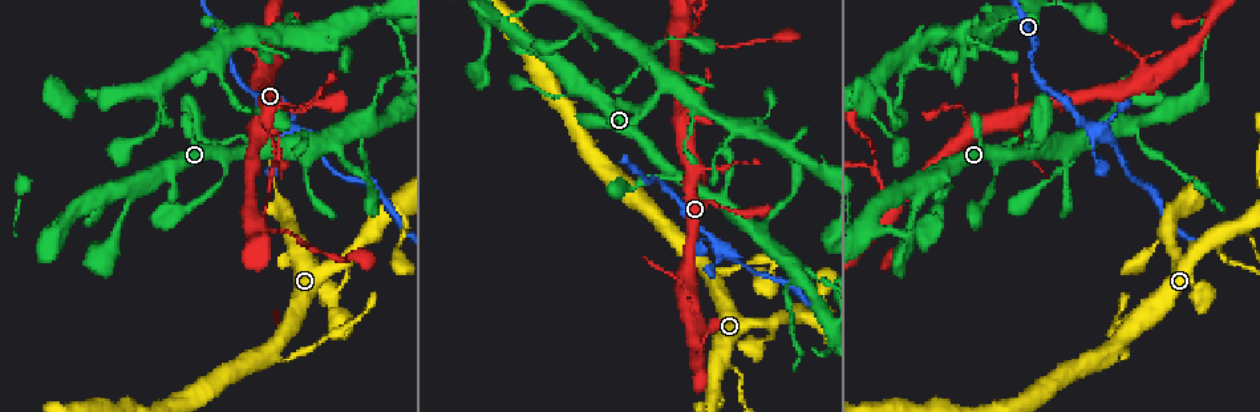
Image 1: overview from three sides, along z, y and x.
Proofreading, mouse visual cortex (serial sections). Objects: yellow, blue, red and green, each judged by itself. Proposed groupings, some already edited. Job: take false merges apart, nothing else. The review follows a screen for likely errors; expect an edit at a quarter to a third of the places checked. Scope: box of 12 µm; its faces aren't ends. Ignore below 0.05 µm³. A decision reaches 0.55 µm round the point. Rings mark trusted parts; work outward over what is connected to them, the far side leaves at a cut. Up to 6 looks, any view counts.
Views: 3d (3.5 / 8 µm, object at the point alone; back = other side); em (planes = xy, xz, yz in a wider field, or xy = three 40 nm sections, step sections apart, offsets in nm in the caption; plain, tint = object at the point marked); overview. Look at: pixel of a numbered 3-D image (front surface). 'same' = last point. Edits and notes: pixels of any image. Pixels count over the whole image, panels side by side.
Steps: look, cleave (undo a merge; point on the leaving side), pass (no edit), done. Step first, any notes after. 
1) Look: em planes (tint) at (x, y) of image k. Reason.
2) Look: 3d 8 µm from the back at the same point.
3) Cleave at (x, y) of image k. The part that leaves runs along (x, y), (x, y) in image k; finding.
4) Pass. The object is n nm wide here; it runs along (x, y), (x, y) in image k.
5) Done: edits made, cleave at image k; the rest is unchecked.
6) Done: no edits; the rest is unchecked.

Look: 3d 3.5 µm at (285, 230) of image 1. Calibre changes.

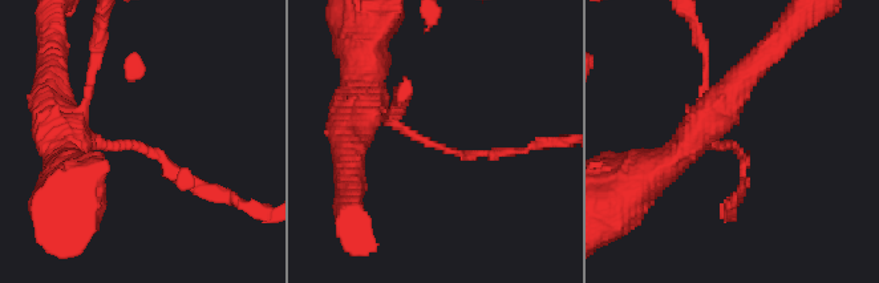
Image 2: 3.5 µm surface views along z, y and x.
Look: em xy step 5 (tint) at (729, 147) of image 2. The arms are 100, 300 nm wide; need the tissue.

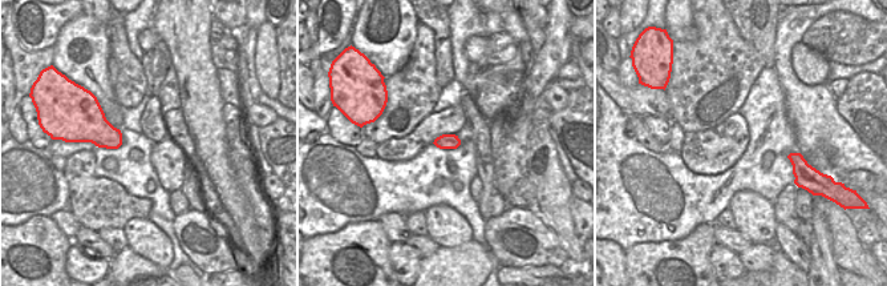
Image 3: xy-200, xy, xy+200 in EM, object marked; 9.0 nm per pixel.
Pass. It runs along (65, 117), (85, 142), (142, 146), (203, 190) in image 2; all the same cell.

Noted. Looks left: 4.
Look: 3d 3.5 µm at (874, 171) of image 1. A fork.

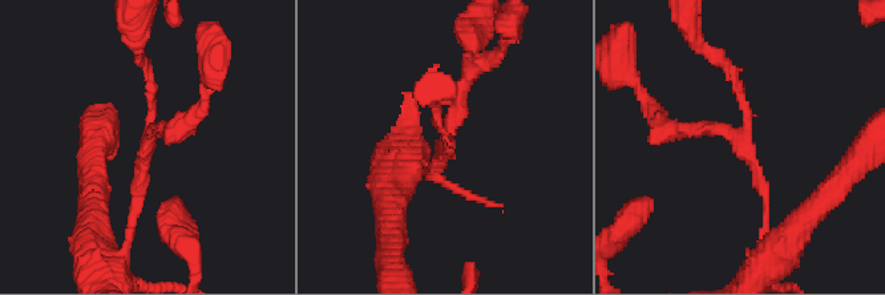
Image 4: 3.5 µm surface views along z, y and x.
Look: em xy step 3 (tint) at (147, 140) of image 4. 3 arms meet here; the arms are 100, 100, 200 nm wide; shape alone is not enough.

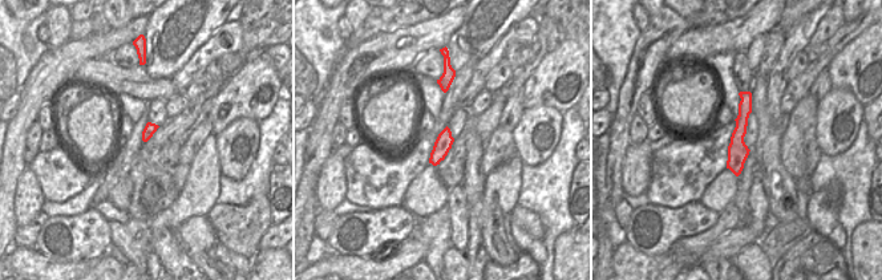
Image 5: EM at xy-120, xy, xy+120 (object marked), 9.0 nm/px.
Pass. One cell here.

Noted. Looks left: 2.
Look: 3d 3.5 µm at (1089, 127) of image 1. Two arms in line, one across.

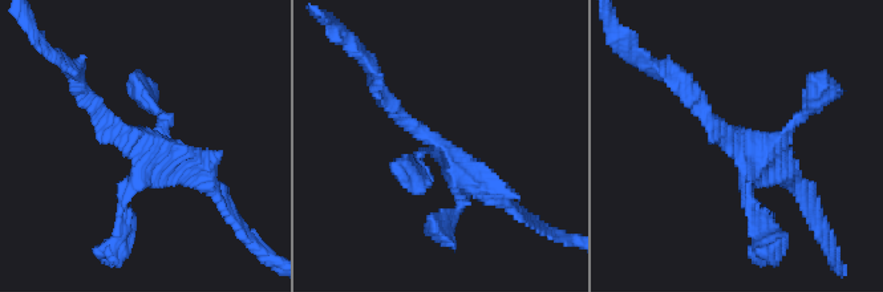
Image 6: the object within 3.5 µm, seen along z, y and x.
Look: em xy step 5 (tint) at (439, 146) of image 6.

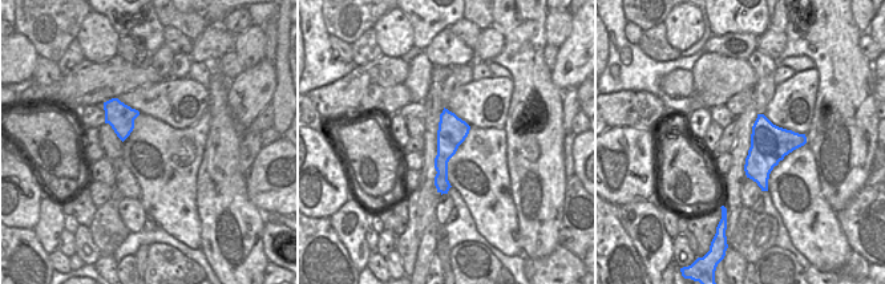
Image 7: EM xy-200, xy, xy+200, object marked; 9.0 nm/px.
Pass. The object is 260 nm wide here; it runs along (383, 98), (472, 181), (501, 197) in image 6; all the same cell.

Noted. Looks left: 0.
Done: no edits; the rest is unchecked.

